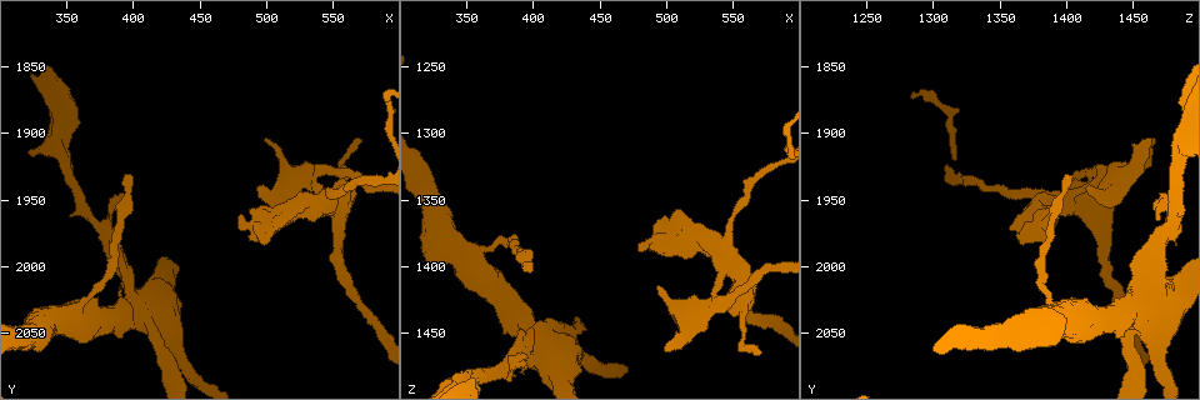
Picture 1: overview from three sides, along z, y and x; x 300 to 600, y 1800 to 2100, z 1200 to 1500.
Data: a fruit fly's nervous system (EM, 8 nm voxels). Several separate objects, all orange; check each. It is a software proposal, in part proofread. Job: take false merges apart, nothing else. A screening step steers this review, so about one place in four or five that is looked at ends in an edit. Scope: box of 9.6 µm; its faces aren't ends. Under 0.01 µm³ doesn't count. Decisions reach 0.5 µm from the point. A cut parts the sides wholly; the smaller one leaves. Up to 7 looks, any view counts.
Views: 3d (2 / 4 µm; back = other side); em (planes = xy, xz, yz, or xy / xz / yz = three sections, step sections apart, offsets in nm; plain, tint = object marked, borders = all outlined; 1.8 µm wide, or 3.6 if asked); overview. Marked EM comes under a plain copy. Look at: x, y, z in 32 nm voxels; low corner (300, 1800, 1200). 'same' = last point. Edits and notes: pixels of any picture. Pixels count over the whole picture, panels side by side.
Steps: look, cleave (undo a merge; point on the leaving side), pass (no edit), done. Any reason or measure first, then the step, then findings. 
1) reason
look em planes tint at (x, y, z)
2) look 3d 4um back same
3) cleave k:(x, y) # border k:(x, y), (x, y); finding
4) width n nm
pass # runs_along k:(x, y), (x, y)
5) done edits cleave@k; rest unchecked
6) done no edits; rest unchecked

branch point
look em planes tint at (380, 1970, 1476)

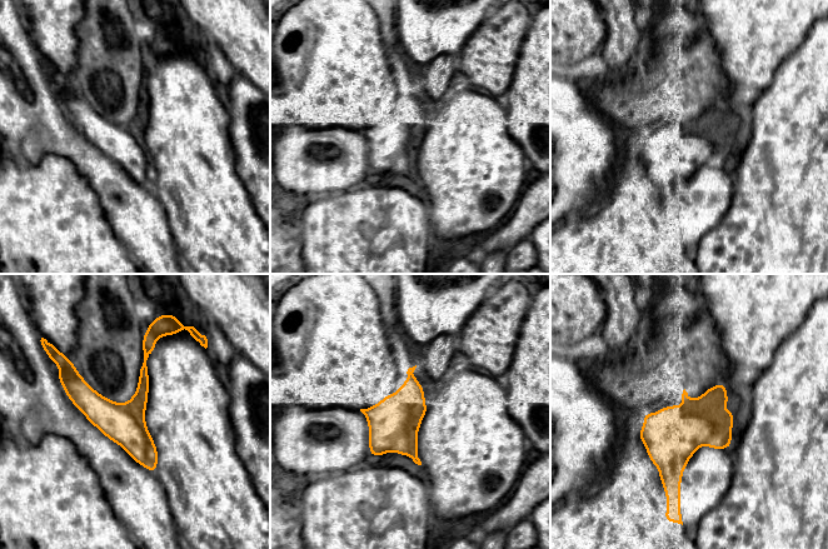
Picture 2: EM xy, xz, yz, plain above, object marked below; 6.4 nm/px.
width 260 nm
pass # runs_along 2:(149, 342), (136, 442), (153, 468); one neuron here

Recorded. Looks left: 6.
thin neck
look 3d 4um at (418, 2050, 1446)

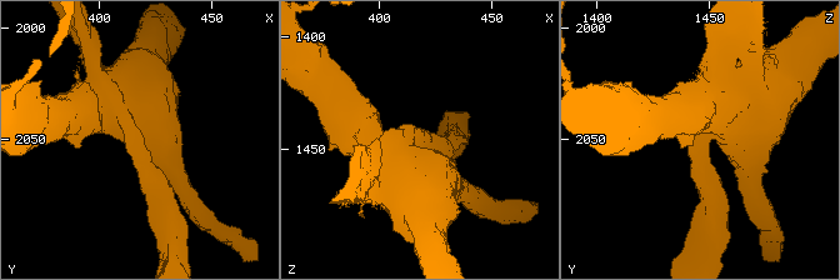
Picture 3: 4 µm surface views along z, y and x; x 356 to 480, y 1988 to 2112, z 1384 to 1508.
arm_widths 360, 800 nm; now the EM
look em 3.6um planes tint at (417, 2051, 1446)

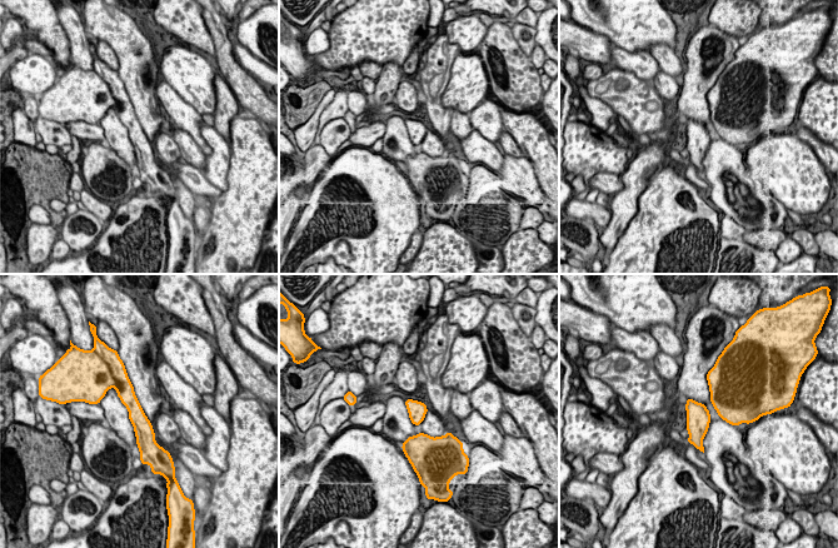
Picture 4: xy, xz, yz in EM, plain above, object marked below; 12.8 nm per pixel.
cleave 4:(125, 392) # part_leaving 4:(125, 382), (146, 449); two neurons meet here

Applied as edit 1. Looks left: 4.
look overview

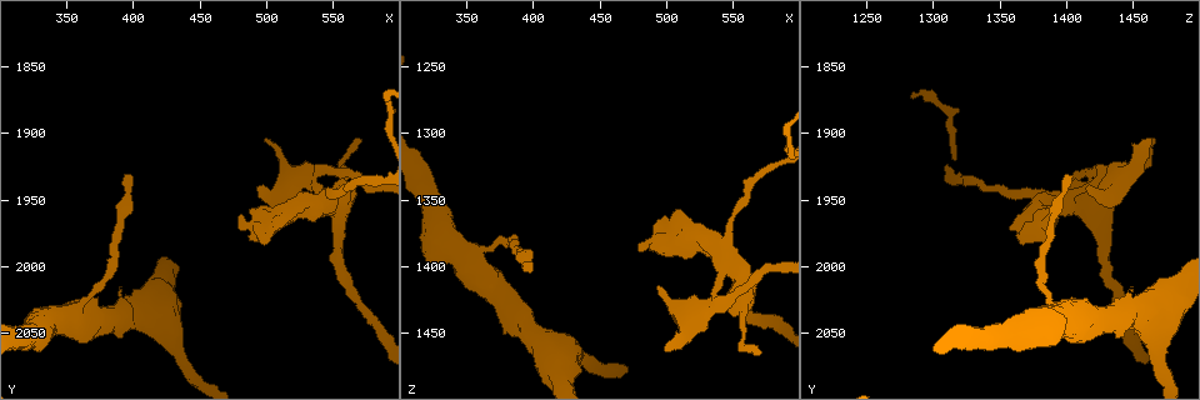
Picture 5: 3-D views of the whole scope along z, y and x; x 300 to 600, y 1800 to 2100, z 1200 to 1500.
looks like a crossing
look em xz step 8 borders at (542, 1950, 1388)

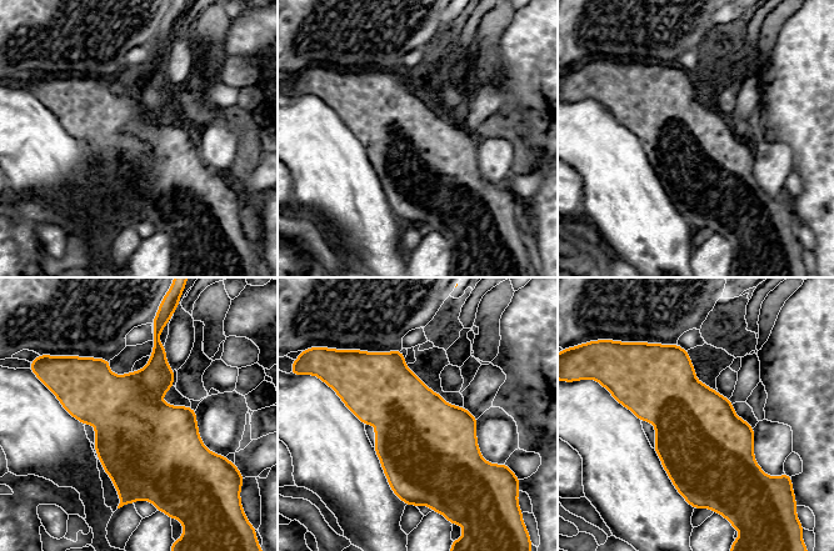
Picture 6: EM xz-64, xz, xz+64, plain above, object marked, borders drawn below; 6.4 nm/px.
cleave 6:(156, 377) # border 6:(134, 372), (144, 392), (159, 402); a second neuron is stuck on

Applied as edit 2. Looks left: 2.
done edits cleave@4, cleave@6; rest unchecked

